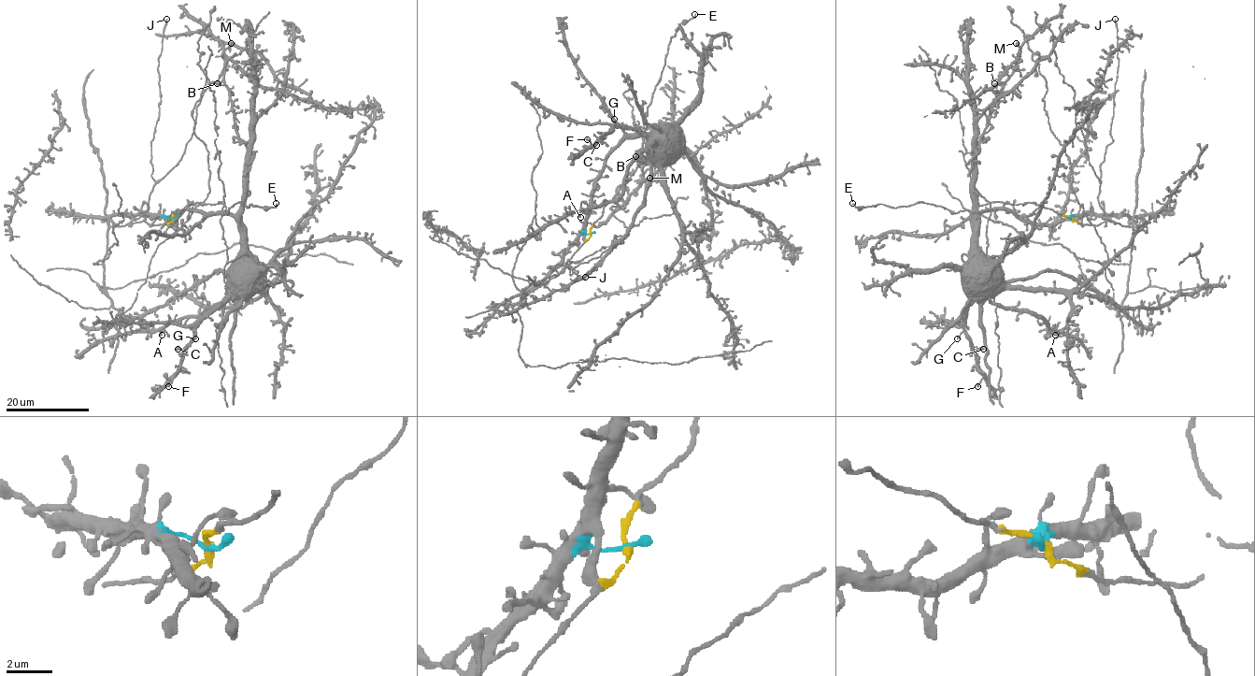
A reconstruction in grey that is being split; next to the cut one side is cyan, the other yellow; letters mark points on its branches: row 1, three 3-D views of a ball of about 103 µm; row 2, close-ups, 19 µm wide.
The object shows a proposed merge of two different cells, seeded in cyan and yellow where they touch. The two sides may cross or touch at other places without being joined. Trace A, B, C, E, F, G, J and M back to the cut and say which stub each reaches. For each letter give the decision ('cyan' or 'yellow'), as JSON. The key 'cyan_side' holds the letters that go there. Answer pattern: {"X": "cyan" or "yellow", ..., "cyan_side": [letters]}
{"A": "cyan", "B": "yellow", "C": "cyan", "E": "yellow", "F": "cyan", "G": "cyan", "J": "yellow", "M": "yellow", "cyan_side": ["A", "C", "F", "G"]}

